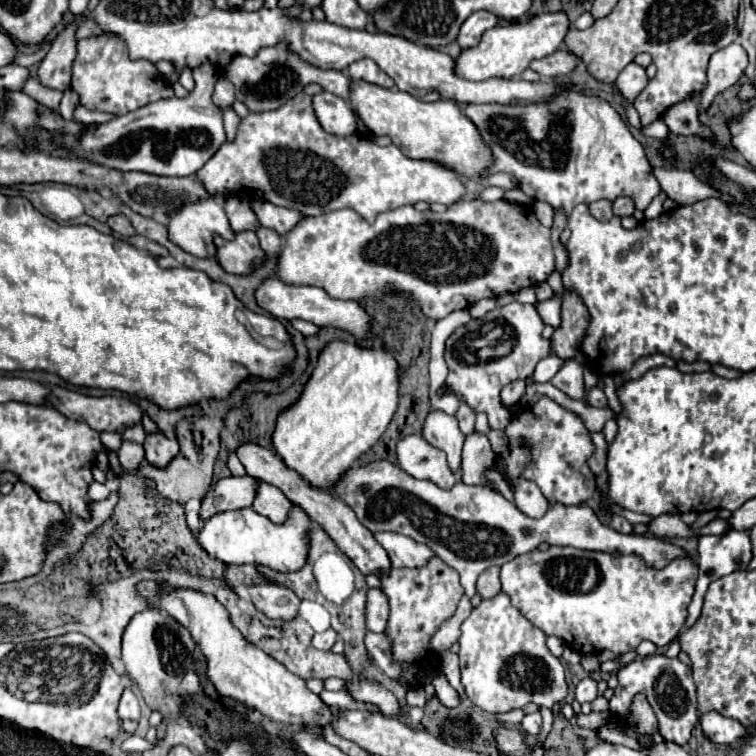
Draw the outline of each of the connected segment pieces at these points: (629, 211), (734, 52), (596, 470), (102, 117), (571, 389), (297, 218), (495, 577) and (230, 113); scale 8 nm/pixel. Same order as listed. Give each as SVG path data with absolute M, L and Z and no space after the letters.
M621 196L621 198L613 200L613 214L617 214L617 216L633 216L633 212L635 212L633 198Z
M733 42L717 50L709 60L709 70L707 70L709 84L701 92L699 114L705 114L711 108L711 102L719 92L737 84L745 74L745 68L747 68L747 52L739 42Z
M591 432L589 436L591 436L593 444L595 444L595 450L589 456L587 464L589 464L591 472L597 476L597 474L601 474L605 470L605 462L607 462L607 442L605 442L605 436L601 432Z
M81 104L75 108L75 120L83 122L83 124L93 124L93 122L107 122L111 120L111 114L103 114L103 112L91 112L87 108L83 108Z
M567 360L567 364L555 374L551 380L561 392L565 392L573 400L583 398L583 366L577 360Z
M255 200L255 202L251 202L251 208L255 210L261 226L273 228L281 236L287 234L289 230L293 230L305 218L295 208L281 208L281 206L275 206L275 204L267 202L267 200Z
M491 566L487 568L479 580L477 580L477 594L487 600L487 598L493 598L501 592L501 582L499 582L499 568L497 566Z
M225 108L223 110L223 118L225 118L225 122L227 122L227 142L233 142L235 140L235 134L237 134L237 128L239 128L239 116L235 114L235 110L231 110L231 108Z

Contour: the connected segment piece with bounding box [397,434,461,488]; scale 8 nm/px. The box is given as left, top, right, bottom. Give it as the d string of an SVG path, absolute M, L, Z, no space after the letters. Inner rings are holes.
M413 434L403 438L403 442L399 442L397 446L397 456L399 456L399 466L415 478L433 480L437 486L443 488L451 488L461 480L461 472L451 474L445 454L427 444L423 436Z

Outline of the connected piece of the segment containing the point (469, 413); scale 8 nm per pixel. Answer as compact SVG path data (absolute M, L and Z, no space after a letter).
M461 400L455 418L459 420L459 428L461 428L461 432L463 432L465 436L469 436L469 434L475 432L475 412L471 410L471 406L469 406L467 402Z

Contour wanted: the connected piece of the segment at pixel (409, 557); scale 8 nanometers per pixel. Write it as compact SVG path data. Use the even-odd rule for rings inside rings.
M379 532L375 538L387 550L393 568L423 568L435 556L429 546L397 532Z

